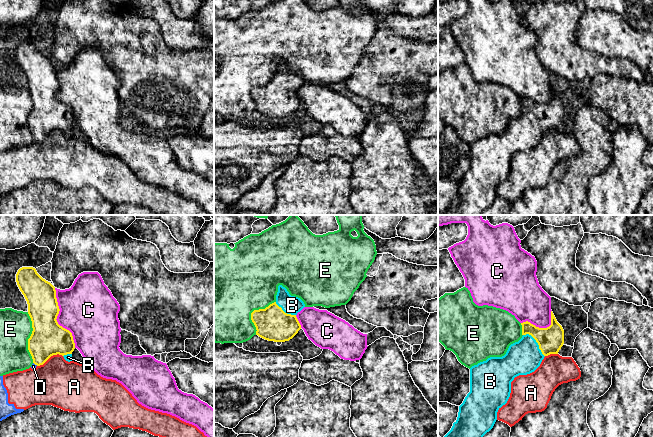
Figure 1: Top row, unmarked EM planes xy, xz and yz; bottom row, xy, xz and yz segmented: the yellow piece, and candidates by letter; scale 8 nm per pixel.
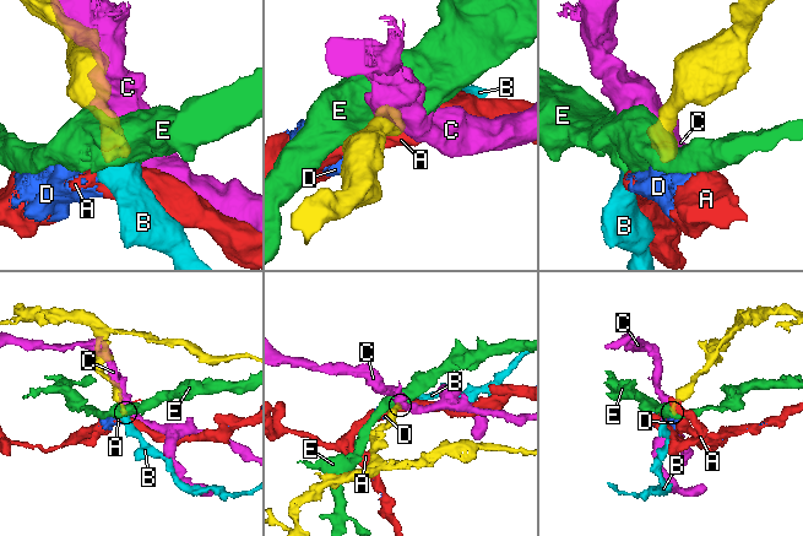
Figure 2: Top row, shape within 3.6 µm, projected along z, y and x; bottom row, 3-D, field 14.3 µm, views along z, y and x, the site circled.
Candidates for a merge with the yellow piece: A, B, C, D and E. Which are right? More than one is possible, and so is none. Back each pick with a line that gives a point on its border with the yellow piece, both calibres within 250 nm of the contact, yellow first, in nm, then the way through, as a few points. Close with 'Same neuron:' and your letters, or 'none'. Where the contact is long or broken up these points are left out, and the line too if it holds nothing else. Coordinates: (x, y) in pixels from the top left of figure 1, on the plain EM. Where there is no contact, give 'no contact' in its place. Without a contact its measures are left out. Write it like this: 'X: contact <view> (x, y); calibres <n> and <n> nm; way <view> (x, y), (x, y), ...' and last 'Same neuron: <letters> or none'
B: contact yz (536, 117); calibres 200 and 280 nm; way yz (550, 116), (536, 117), (523, 133)
Same neuron: B

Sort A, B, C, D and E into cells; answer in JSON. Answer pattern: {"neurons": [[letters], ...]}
{"neurons": [["A", "D"], ["B"], ["C"], ["E"]]}

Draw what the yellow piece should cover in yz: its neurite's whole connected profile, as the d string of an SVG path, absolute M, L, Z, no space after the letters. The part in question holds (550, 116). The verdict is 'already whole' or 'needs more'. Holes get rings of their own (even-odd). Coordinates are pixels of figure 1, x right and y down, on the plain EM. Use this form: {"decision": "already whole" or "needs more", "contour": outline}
{"decision": "needs more", "contour": "M551 87L551 101L539 104L526 97L522 101L522 114L511 120L502 133L490 133L470 144L470 168L459 182L457 196L442 215L482 215L496 196L498 186L507 179L511 158L519 151L534 148L545 132L558 130L564 120L564 106Z"}

